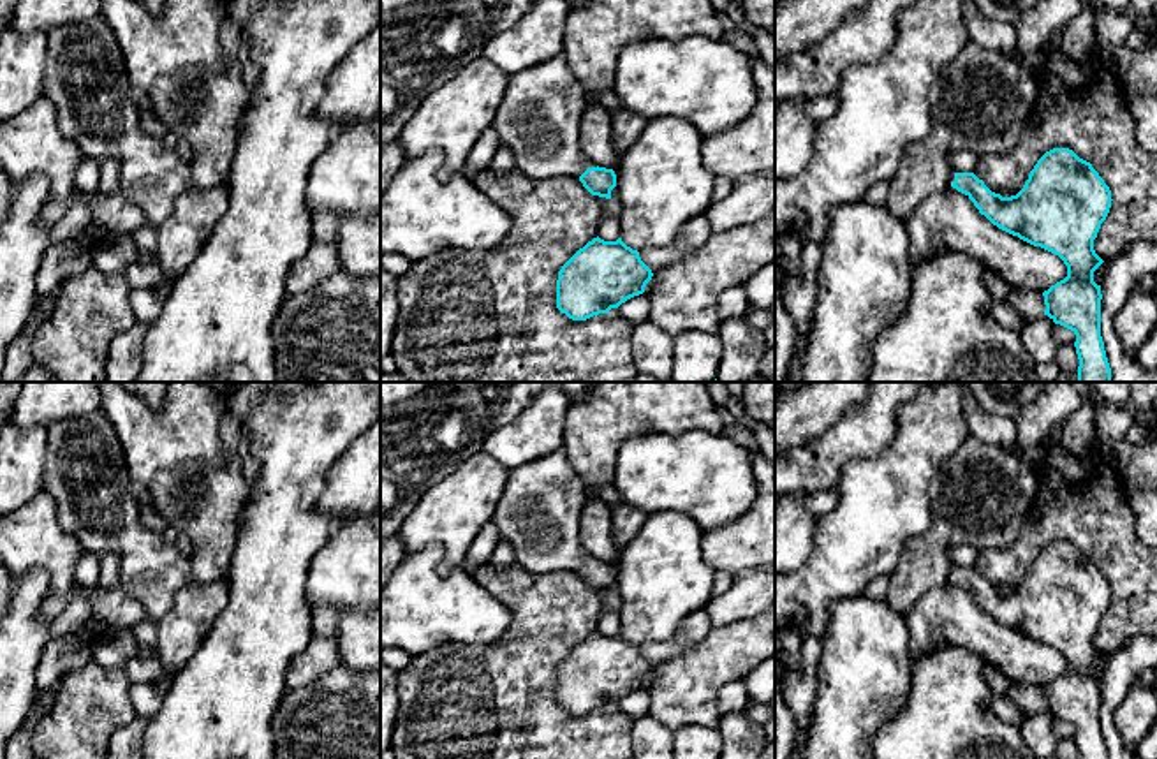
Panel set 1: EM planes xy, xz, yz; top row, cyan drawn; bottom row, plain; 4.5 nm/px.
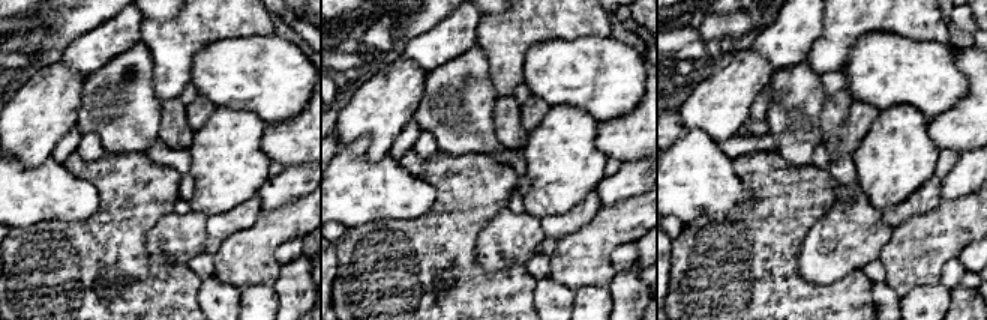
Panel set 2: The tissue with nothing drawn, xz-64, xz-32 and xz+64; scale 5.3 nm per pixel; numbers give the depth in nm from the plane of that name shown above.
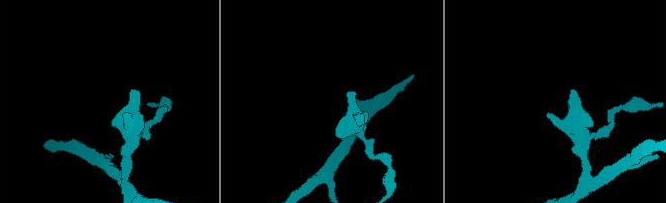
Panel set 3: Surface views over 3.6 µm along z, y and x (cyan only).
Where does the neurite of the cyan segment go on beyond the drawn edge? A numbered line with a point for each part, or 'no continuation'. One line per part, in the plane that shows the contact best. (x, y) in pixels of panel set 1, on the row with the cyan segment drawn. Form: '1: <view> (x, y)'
1: xz (539, 117)

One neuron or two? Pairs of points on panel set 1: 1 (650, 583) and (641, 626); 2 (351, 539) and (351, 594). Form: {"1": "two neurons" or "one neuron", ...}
{"1": "one neuron", "2": "one neuron"}

